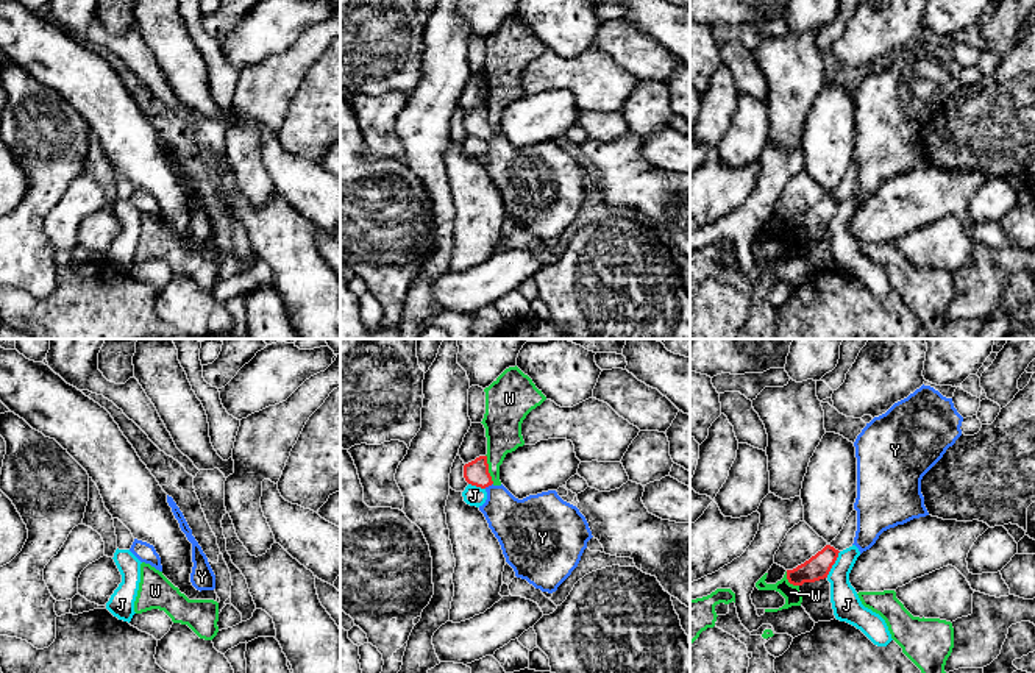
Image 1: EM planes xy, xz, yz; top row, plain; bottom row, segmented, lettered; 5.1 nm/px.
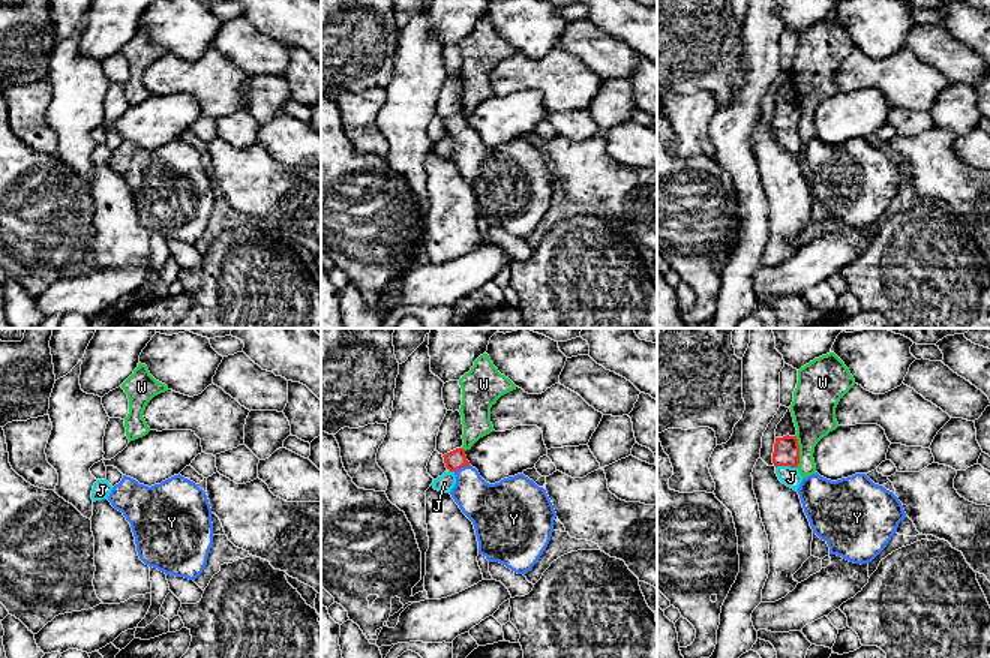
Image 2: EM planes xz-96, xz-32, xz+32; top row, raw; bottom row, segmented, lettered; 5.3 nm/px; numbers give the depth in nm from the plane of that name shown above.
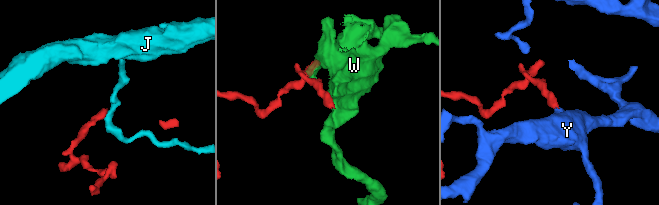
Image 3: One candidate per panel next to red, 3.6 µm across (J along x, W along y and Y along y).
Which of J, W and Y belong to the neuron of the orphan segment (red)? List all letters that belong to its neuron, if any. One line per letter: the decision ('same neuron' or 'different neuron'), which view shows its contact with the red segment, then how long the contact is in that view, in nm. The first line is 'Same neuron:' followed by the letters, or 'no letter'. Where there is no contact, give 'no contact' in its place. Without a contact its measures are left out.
Same neuron: Y
J: different neuron; meets red in yz; contact 150 nm long
W: different neuron; meets red in xz; contact 160 nm long
Y: same neuron; meets red in xz; contact 50 nm long

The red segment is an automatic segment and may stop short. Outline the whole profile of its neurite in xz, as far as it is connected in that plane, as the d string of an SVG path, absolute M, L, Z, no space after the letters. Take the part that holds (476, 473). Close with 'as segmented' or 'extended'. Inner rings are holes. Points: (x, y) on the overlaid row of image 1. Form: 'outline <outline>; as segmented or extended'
outline M479 456L464 465L468 484L487 492L487 500L479 511L498 539L506 562L515 576L526 579L535 589L553 593L578 567L587 542L593 537L585 517L579 509L564 501L556 490L515 498L503 484L495 486L489 473L487 456Z; extended

